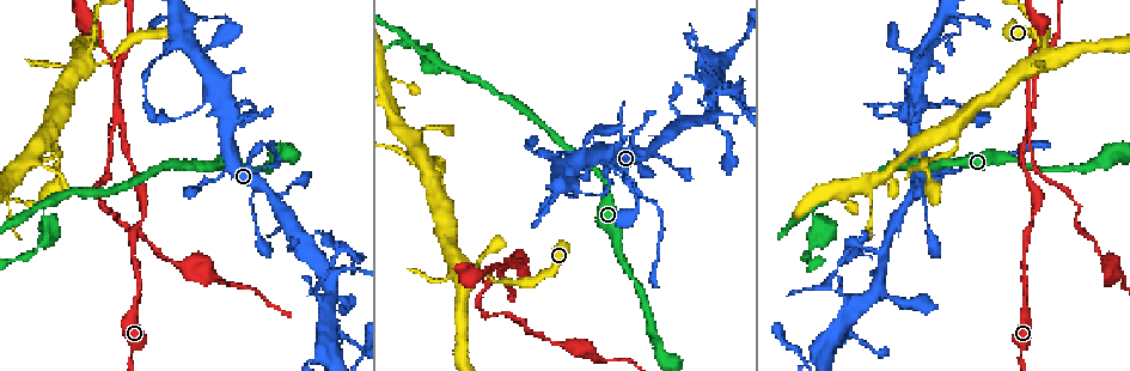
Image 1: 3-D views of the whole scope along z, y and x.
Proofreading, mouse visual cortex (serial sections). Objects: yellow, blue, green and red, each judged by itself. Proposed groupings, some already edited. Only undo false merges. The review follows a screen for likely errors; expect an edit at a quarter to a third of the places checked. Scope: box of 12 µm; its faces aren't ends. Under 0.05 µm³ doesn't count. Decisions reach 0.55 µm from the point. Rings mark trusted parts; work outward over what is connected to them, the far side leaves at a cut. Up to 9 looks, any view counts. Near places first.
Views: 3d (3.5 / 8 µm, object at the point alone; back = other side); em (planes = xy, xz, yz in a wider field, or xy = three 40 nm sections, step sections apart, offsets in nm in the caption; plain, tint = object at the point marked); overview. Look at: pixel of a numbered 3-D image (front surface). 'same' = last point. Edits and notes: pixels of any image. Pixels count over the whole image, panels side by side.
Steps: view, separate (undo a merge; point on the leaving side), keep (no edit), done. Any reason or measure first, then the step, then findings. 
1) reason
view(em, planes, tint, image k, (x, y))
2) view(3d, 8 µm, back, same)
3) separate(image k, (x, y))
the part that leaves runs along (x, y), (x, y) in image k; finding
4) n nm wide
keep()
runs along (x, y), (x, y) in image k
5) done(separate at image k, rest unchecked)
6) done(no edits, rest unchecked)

thin arm on a thick one
view(3d, 3.5 µm, image 1, (85, 66))

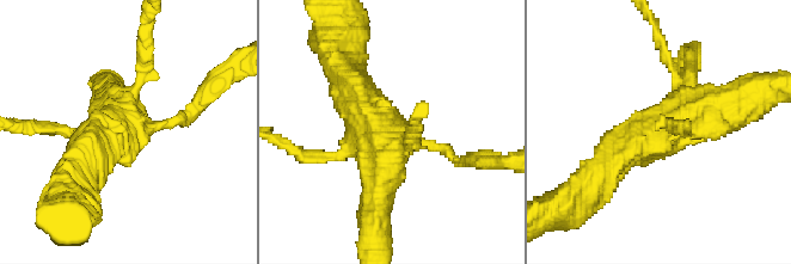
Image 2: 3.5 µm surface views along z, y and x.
shape alone is not enough
view(em, xy, step 1, tint, image 2, (126, 127))

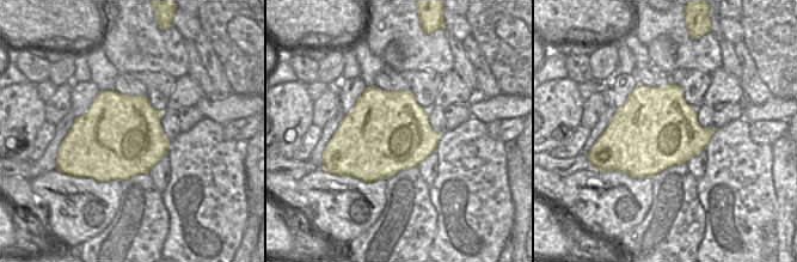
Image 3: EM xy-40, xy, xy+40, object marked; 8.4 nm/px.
keep()
all the same cell

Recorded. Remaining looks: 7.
narrows sharply
view(3d, 3.5 µm, image 1, (959, 167))

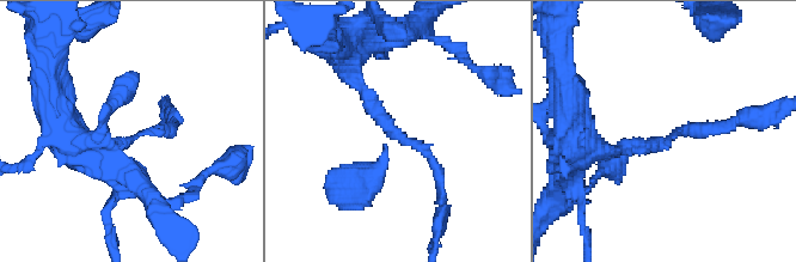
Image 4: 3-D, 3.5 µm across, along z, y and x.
shape alone is not enough
view(em, xy, step 2, tint, image 4, (674, 136))

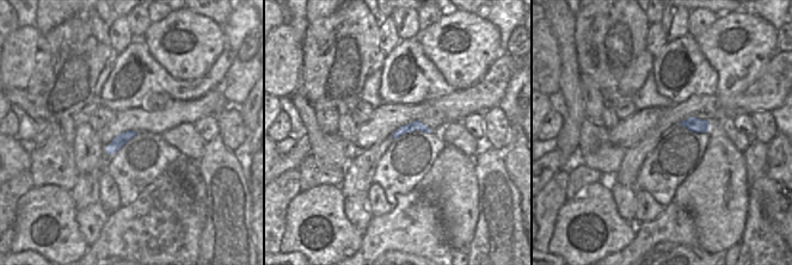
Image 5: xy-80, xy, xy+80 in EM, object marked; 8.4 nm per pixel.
arms of 150, 200 nm
keep()
runs along (425, 129), (411, 127), (396, 135) in image 5; continuous, no second cell

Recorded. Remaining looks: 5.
sharp bend
view(3d, 3.5 µm, image 1, (696, 69))

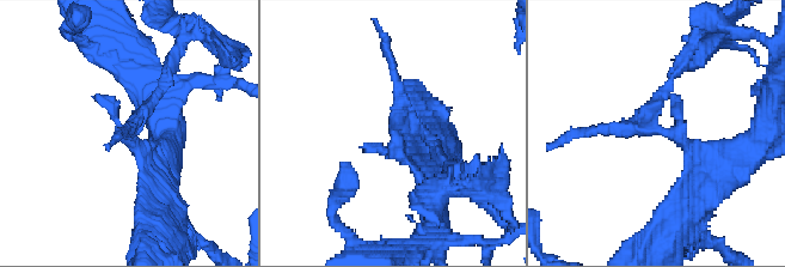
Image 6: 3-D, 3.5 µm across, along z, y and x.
view(em, xy, step 3, tint, image 6, (655, 130))

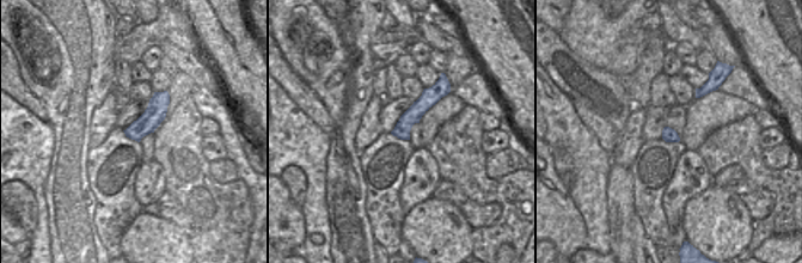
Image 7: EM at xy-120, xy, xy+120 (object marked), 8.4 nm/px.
keep()
all the same cell

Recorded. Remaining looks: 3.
arms part here
view(3d, 3.5 µm, back, image 1, (43, 205))

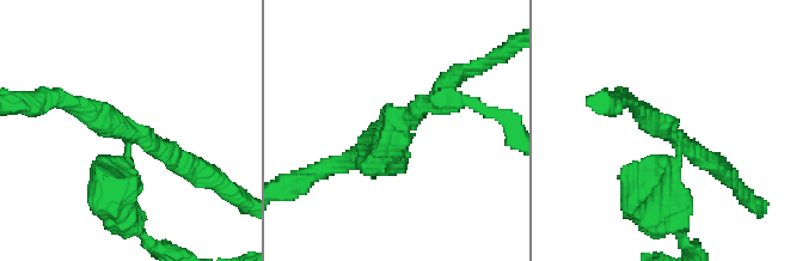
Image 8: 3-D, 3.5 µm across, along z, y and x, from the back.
3 arms; arms of 200, 200, 350 nm
view(em, xy, step 5, tint, image 8, (126, 135))

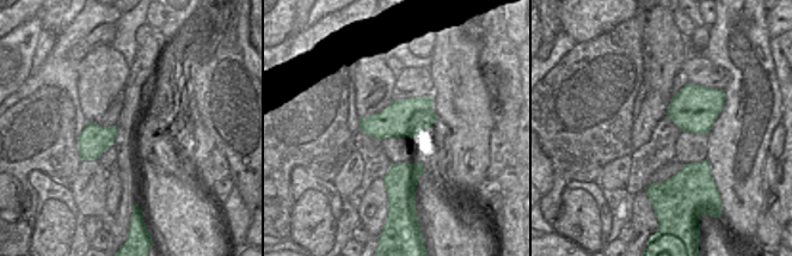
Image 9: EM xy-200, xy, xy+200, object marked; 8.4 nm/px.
view(em, xy, step 1, tint, same)

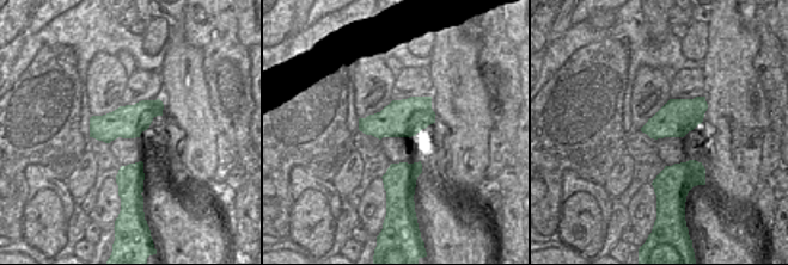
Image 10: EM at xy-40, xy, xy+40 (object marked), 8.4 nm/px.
separate(image 8, (133, 173))
the part that leaves runs along (127, 145), (120, 207), (138, 232) in image 8; two cells meet here

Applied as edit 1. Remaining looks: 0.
done(separate at image 8, rest unchecked)

